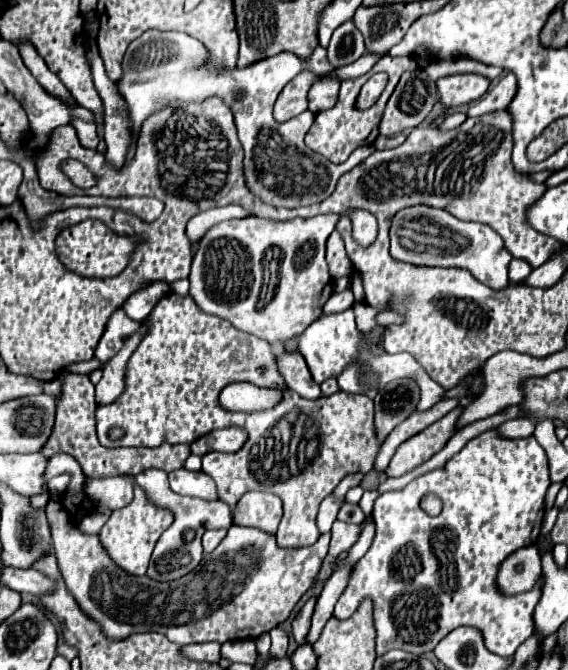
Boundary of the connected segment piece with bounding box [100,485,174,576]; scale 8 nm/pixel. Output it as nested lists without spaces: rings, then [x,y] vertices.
[[[136,485],[134,486],[134,500],[124,508],[114,510],[108,518],[108,522],[102,526],[100,542],[102,542],[104,550],[108,552],[108,556],[122,570],[126,570],[134,576],[144,576],[146,568],[148,568],[150,554],[154,550],[154,544],[160,538],[160,534],[172,524],[172,520],[174,520],[174,516],[168,510],[162,510],[162,508],[150,504],[146,500],[146,494],[142,492],[142,488],[138,488]]]

